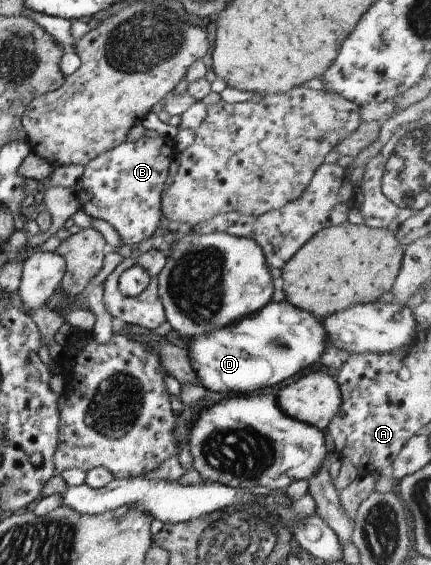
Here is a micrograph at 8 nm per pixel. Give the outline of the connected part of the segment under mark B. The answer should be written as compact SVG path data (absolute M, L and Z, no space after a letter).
M146 132L136 142L120 144L113 150L100 154L85 165L84 173L77 184L76 194L80 210L94 219L102 219L110 223L122 238L122 244L140 244L142 240L150 238L161 226L162 220L162 194L164 183L169 176L169 167L177 156L175 140L158 133Z

